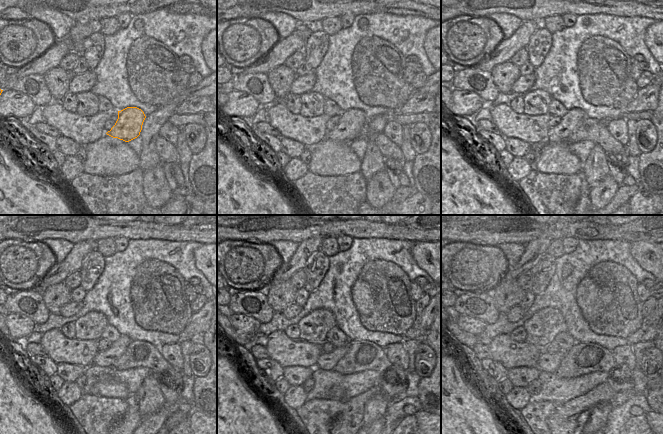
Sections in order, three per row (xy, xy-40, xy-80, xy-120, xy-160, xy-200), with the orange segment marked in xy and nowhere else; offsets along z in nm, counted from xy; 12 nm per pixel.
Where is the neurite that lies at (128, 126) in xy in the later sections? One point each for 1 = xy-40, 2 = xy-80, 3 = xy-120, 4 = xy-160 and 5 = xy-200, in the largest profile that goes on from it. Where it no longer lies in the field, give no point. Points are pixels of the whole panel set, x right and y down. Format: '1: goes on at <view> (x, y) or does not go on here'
1: goes on at xy-40 (351, 122)
2: goes on at xy-80 (573, 118)
3: goes on at xy-120 (107, 358)
4: goes on at xy-160 (326, 361)
5: goes on at xy-200 (547, 362)

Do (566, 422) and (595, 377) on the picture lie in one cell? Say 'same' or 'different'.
different

